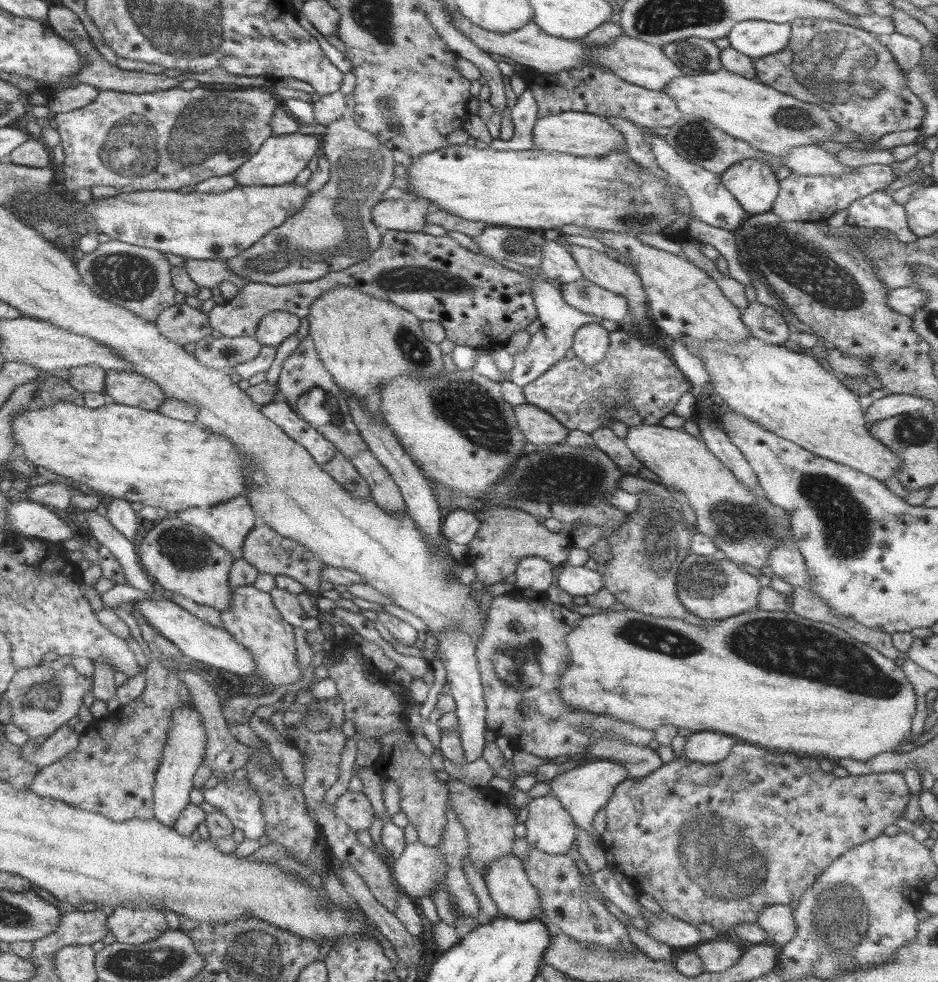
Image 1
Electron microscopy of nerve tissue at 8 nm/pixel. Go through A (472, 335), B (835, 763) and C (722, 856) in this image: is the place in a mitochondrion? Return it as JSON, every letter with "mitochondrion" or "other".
{"A":"other","B":"other","C":"mitochondrion"}

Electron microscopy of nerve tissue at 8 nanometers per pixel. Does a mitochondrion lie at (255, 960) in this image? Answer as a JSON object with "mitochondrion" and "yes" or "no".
{"mitochondrion":"yes"}

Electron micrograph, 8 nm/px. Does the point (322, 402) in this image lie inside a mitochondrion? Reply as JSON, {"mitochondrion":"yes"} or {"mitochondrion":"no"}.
{"mitochondrion":"yes"}

